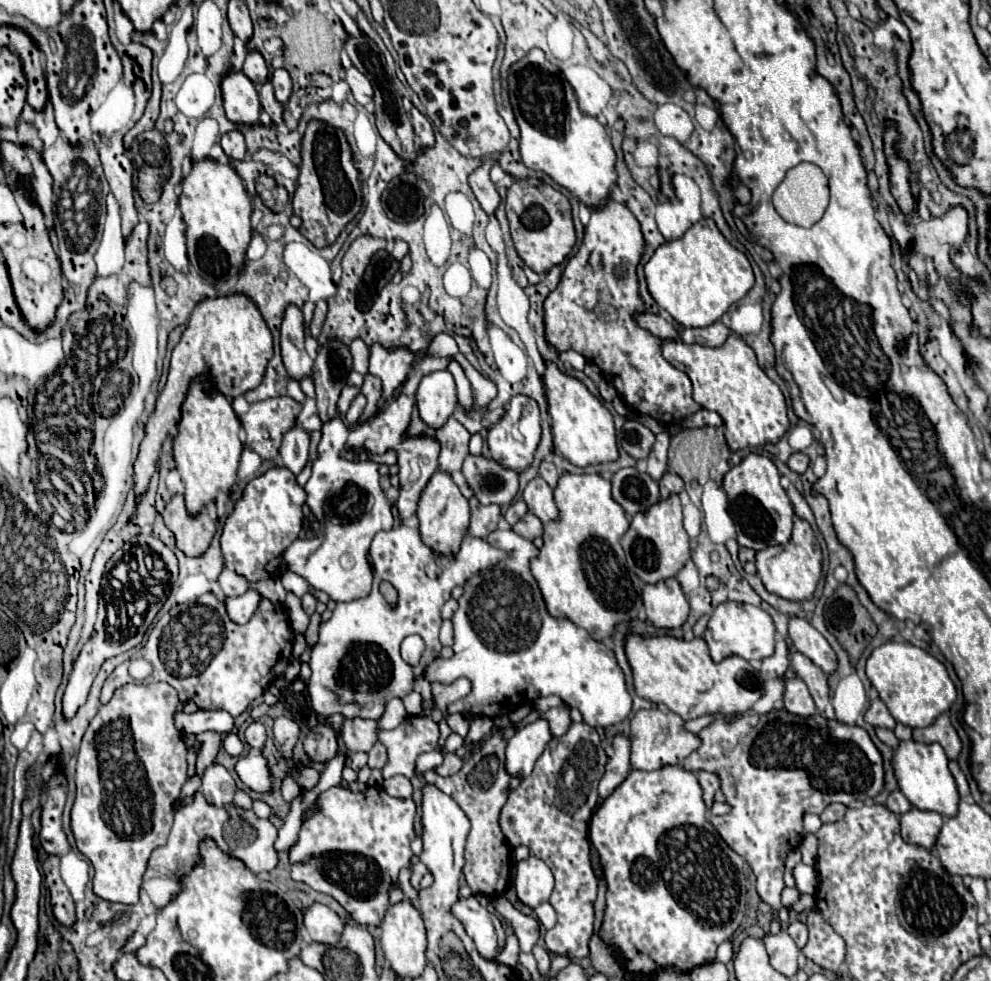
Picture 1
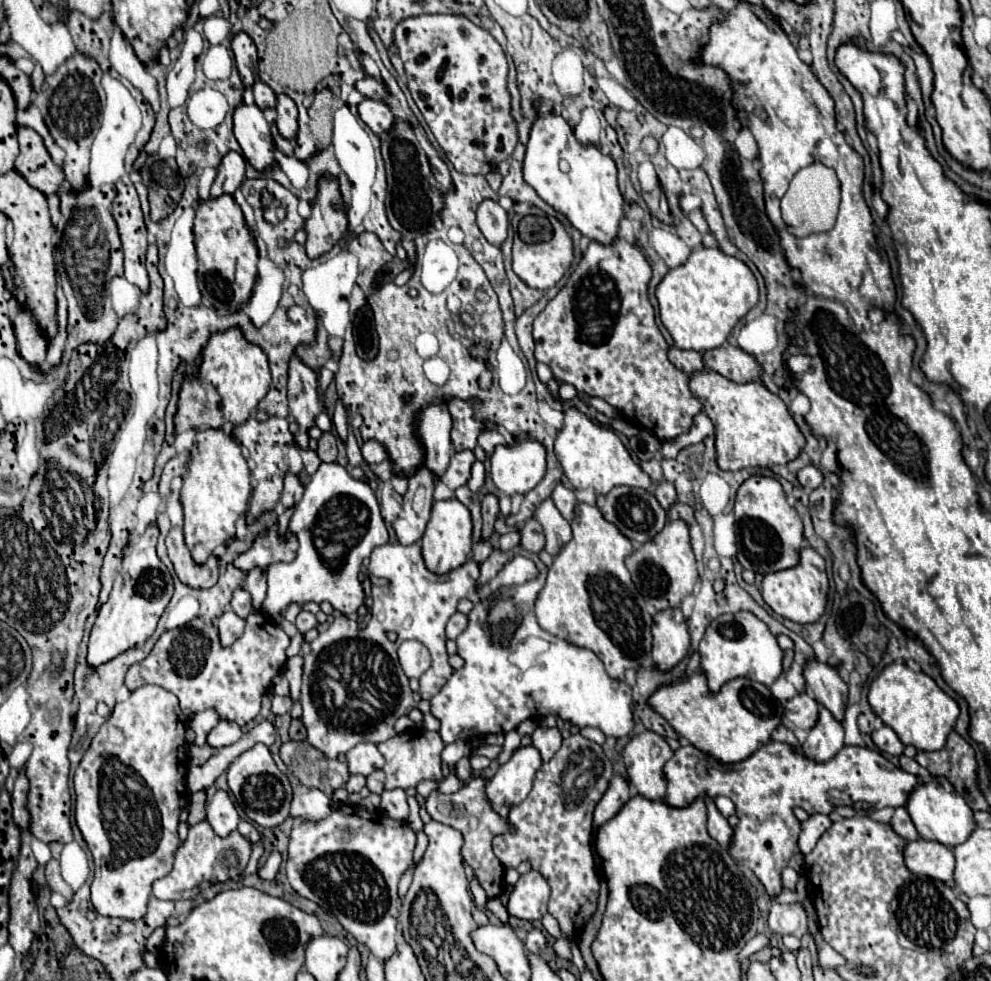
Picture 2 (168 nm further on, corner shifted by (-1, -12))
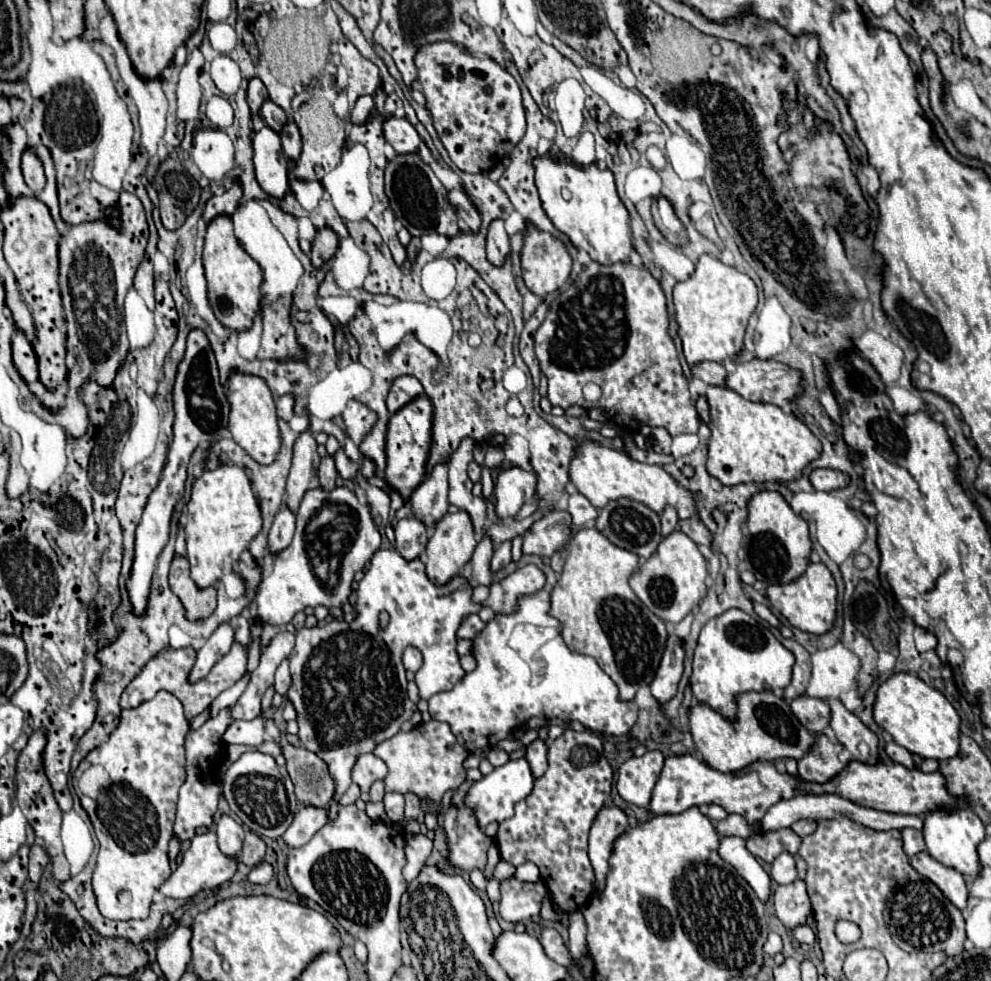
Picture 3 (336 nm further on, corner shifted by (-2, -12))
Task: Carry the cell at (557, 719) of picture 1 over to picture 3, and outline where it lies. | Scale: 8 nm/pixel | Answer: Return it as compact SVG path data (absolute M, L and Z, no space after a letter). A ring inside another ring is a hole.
M536 738L528 748L526 748L526 760L530 762L530 768L532 768L532 774L534 778L540 778L546 768L548 768L548 762L546 762L546 754L548 754L548 746L542 738Z

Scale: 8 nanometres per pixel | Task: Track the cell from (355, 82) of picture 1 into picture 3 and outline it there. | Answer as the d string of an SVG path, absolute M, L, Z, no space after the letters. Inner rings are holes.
M390 116L384 120L382 124L384 128L384 138L386 142L396 150L396 152L416 152L418 144L420 144L420 136L414 130L414 126L406 120L406 118L396 118Z

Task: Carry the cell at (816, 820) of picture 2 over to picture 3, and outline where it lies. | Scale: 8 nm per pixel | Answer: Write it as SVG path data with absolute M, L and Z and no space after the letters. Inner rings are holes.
M798 820L798 822L794 822L792 826L790 826L798 836L808 836L808 834L812 834L816 828L818 828L818 822L816 820Z

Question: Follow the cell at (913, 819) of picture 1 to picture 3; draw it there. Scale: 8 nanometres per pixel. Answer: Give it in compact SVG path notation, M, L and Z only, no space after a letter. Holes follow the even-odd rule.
M918 852L910 856L910 864L918 874L932 880L952 904L956 904L960 910L966 908L966 900L968 900L966 878L958 870L934 860L928 852Z

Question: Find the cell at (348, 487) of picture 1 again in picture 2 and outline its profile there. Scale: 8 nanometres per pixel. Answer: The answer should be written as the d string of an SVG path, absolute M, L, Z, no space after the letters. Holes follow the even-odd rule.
M321 464L305 486L303 500L297 504L287 536L295 536L299 542L293 562L271 564L267 568L267 598L263 600L263 612L269 618L277 618L291 604L303 606L305 602L329 602L343 614L355 614L363 604L363 586L359 582L359 568L373 548L387 544L389 532L379 514L379 504L363 480L353 480L339 464ZM315 536L325 536L327 560L321 550L315 548ZM353 542L353 544L351 544ZM333 558L333 560L331 560Z

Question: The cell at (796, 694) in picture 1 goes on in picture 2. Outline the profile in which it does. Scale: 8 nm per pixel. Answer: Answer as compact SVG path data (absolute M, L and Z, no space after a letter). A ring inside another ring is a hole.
M797 694L785 704L785 718L801 730L811 730L819 716L819 704L809 694Z

